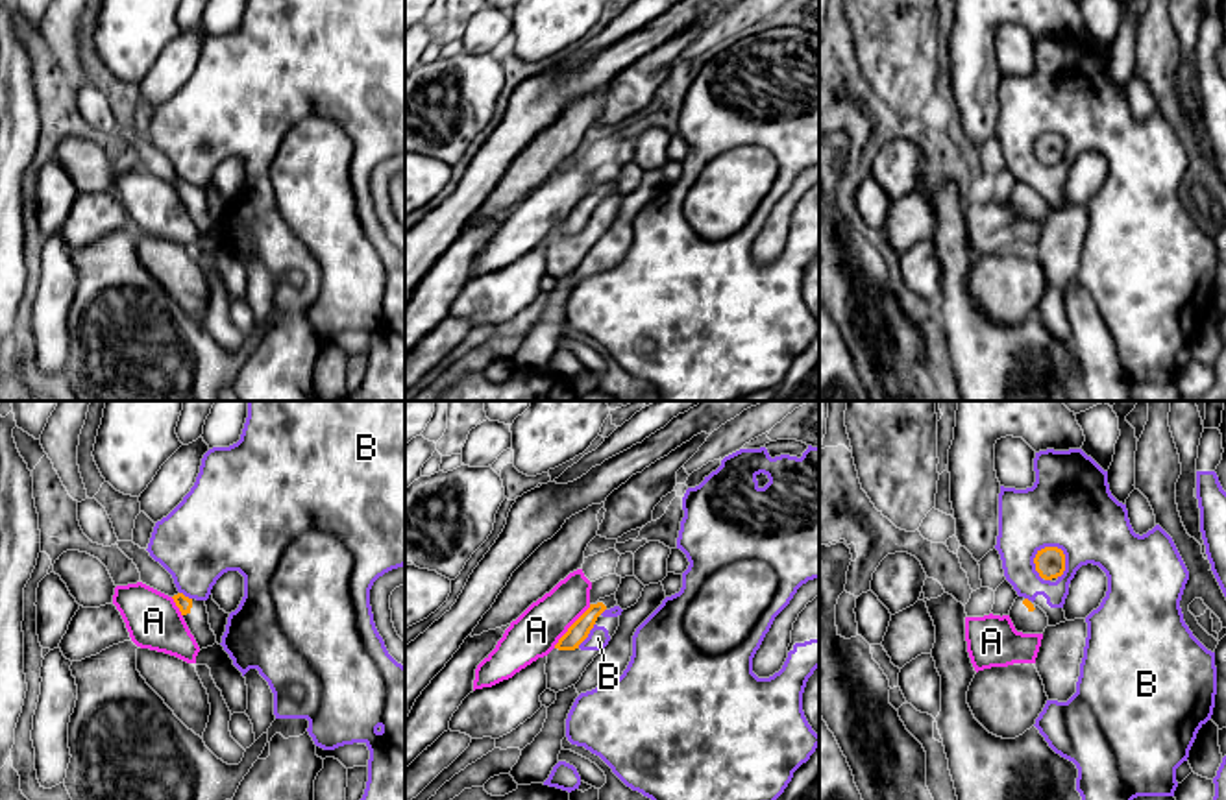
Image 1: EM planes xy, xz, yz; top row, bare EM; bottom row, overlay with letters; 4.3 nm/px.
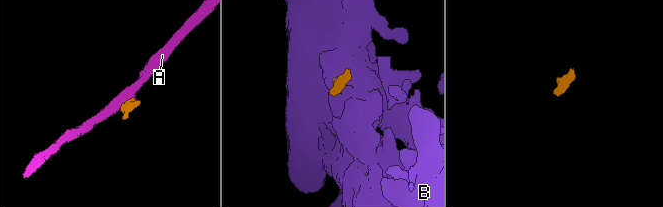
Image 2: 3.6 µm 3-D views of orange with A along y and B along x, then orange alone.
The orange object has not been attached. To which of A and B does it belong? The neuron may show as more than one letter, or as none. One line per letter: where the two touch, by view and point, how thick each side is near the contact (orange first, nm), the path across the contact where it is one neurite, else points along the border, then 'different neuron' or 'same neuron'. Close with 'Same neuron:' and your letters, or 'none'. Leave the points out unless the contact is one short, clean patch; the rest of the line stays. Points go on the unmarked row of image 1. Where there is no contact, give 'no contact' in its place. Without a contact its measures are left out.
A: xz (570, 213) | 90/200 nm | along xz (590, 191), (553, 233) | different neuron
B: yz (1036, 141) | 130/360 nm | different neuron
Same neuron: none

